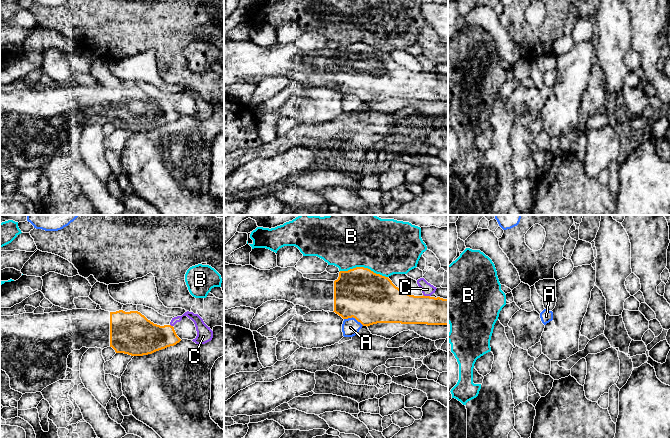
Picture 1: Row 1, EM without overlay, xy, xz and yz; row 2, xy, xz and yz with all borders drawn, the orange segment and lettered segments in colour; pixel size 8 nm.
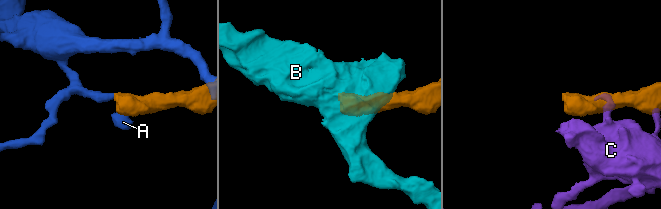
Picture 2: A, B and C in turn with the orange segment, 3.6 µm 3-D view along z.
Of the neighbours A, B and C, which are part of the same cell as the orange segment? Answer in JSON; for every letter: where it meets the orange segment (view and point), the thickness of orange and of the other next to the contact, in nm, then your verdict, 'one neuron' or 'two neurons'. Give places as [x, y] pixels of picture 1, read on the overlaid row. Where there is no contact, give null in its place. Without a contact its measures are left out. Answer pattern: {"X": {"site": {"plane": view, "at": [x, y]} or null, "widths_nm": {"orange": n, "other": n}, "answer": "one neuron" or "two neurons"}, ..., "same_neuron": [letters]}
{"A": {"site": {"plane": "xz", "at": [354, 317]}, "widths_nm": {"orange": 400, "other": 140}, "answer": "two neurons"}, "B": {"site": {"plane": "xz", "at": [363, 267]}, "widths_nm": {"orange": 400, "other": 480}, "answer": "two neurons"}, "C": {"site": {"plane": "xz", "at": [426, 296]}, "widths_nm": {"orange": 280, "other": 100}, "answer": "two neurons"}, "same_neuron": []}

